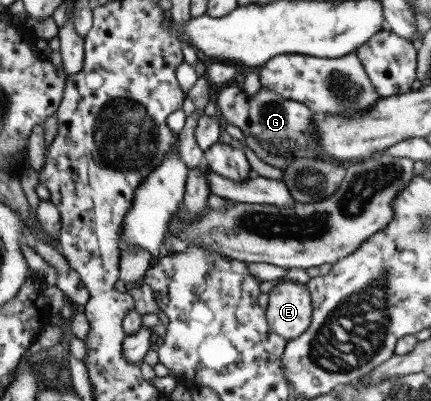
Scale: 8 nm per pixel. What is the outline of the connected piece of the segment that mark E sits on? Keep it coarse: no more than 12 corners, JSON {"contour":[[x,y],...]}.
{"contour":[[277,279],[267,296],[269,328],[286,341],[309,326],[305,284]]}

